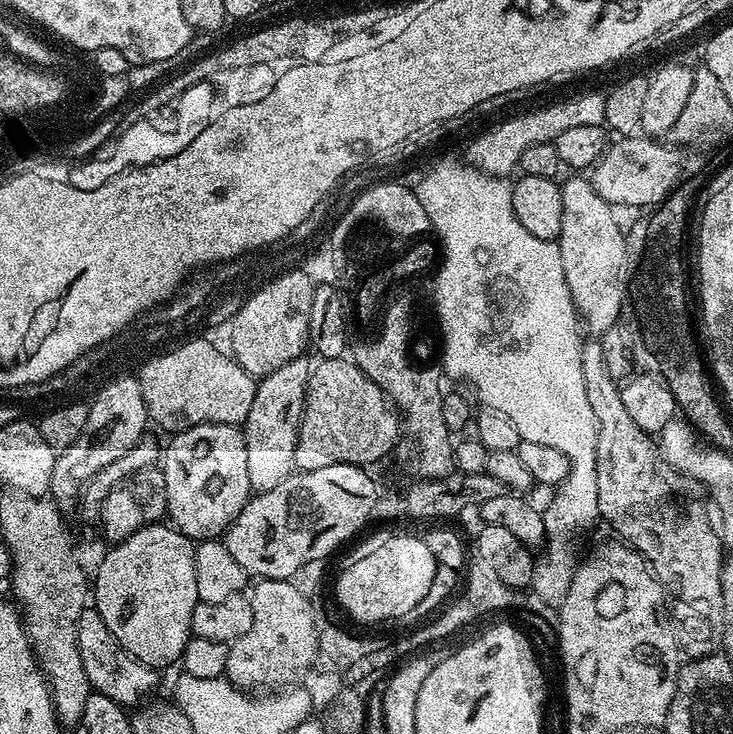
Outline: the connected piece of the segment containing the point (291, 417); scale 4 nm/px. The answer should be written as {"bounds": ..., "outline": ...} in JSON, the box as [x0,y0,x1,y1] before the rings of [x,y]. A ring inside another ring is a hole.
{"bounds":[242,355,313,493],"outline":[[[307,355],[294,358],[257,383],[250,412],[242,425],[246,442],[246,467],[253,493],[274,490],[274,486],[293,475],[296,468],[296,447],[304,417],[304,399],[313,369],[308,359]]]}

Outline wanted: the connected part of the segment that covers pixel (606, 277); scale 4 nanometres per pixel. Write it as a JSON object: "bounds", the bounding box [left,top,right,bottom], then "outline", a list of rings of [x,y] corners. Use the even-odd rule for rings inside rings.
{"bounds":[558,174,630,334],"outline":[[[572,174],[568,181],[560,184],[562,194],[562,230],[558,243],[562,250],[562,270],[566,274],[566,286],[570,286],[570,298],[576,307],[577,317],[589,333],[599,334],[614,326],[624,311],[626,293],[630,288],[630,264],[628,268],[628,244],[624,241],[624,232],[616,221],[613,205],[608,204],[594,190],[591,179],[580,174]]]}

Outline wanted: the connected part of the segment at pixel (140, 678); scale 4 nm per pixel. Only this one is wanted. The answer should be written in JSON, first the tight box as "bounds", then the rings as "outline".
{"bounds":[77,606,157,706],"outline":[[[88,606],[81,614],[80,621],[77,622],[77,638],[83,669],[86,670],[86,676],[95,691],[122,706],[129,706],[128,704],[138,703],[143,696],[148,696],[155,690],[157,669],[135,660],[118,642],[118,638],[110,634],[106,622],[102,622],[95,607]]]}

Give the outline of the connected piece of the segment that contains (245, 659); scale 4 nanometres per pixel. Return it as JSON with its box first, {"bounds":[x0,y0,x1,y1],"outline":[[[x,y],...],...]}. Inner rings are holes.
{"bounds":[225,580,318,690],"outline":[[[260,580],[257,588],[250,592],[254,622],[250,622],[250,630],[236,640],[228,648],[225,673],[241,690],[252,688],[272,688],[271,690],[287,690],[299,685],[308,671],[313,671],[318,650],[318,634],[316,633],[317,613],[312,613],[313,601],[298,591],[292,580]]]}

